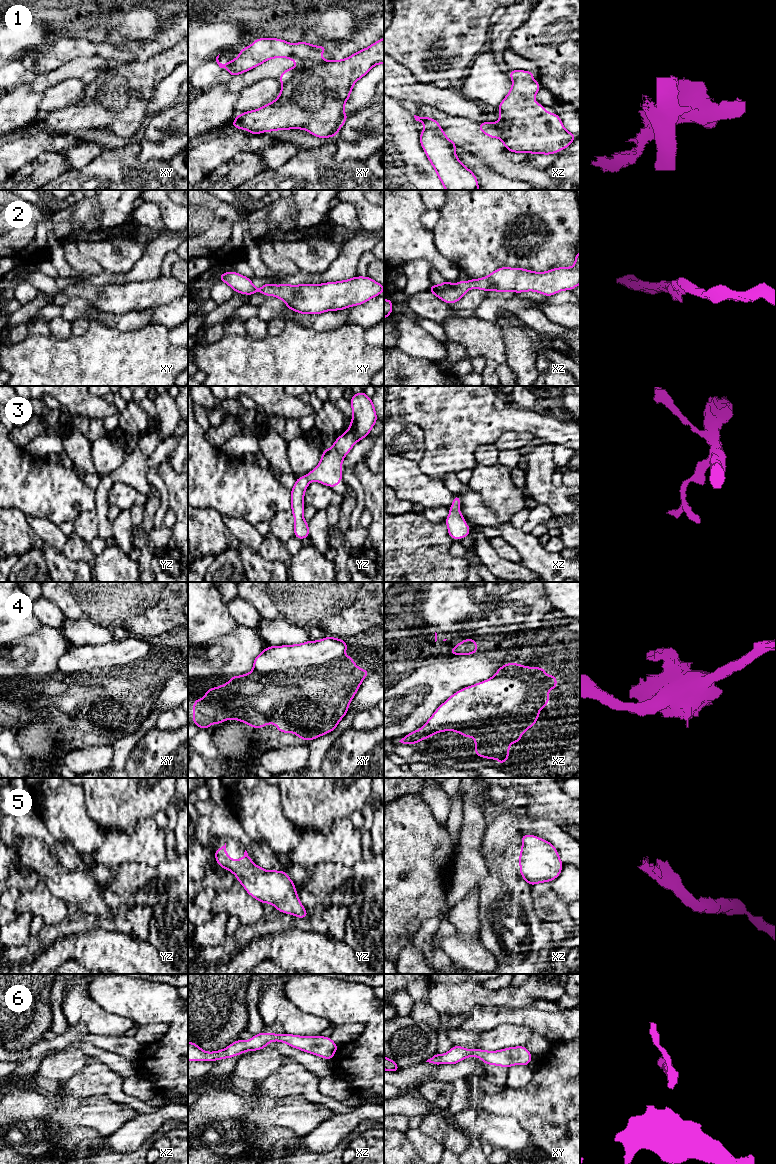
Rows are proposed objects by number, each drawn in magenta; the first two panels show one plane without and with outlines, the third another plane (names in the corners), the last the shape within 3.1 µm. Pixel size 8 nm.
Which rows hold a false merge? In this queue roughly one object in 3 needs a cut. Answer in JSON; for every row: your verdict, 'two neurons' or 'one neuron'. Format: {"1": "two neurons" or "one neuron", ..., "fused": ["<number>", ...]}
{"1": "two neurons", "2": "one neuron", "3": "one neuron", "4": "one neuron", "5": "one neuron", "6": "one neuron", "fused": ["1"]}

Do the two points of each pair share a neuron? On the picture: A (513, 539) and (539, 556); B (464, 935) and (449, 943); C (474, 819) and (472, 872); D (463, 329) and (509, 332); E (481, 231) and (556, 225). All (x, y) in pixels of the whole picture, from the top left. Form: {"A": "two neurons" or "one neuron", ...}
{"A": "one neuron", "B": "one neuron", "C": "one neuron", "D": "two neurons", "E": "one neuron"}

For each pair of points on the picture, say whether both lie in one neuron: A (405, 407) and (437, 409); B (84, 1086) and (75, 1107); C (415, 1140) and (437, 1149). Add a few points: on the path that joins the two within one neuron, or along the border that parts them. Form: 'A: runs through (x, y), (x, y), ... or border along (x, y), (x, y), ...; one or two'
A: runs through (413, 407), (429, 407); one
B: border along (62, 1093), (68, 1096), (102, 1095); two
C: runs through (420, 1141), (427, 1148), (432, 1149); one

